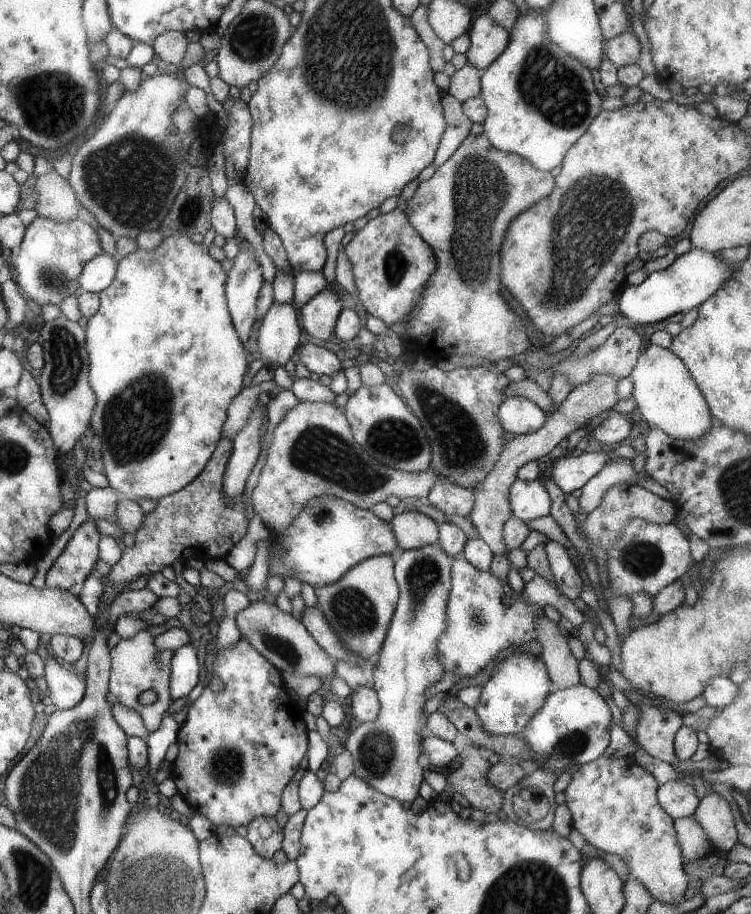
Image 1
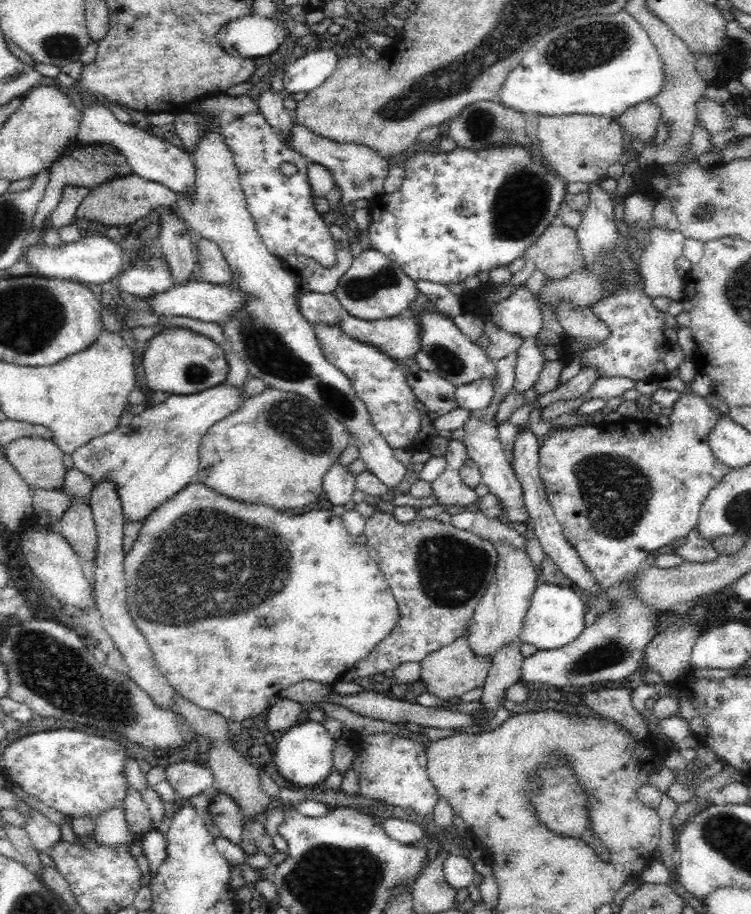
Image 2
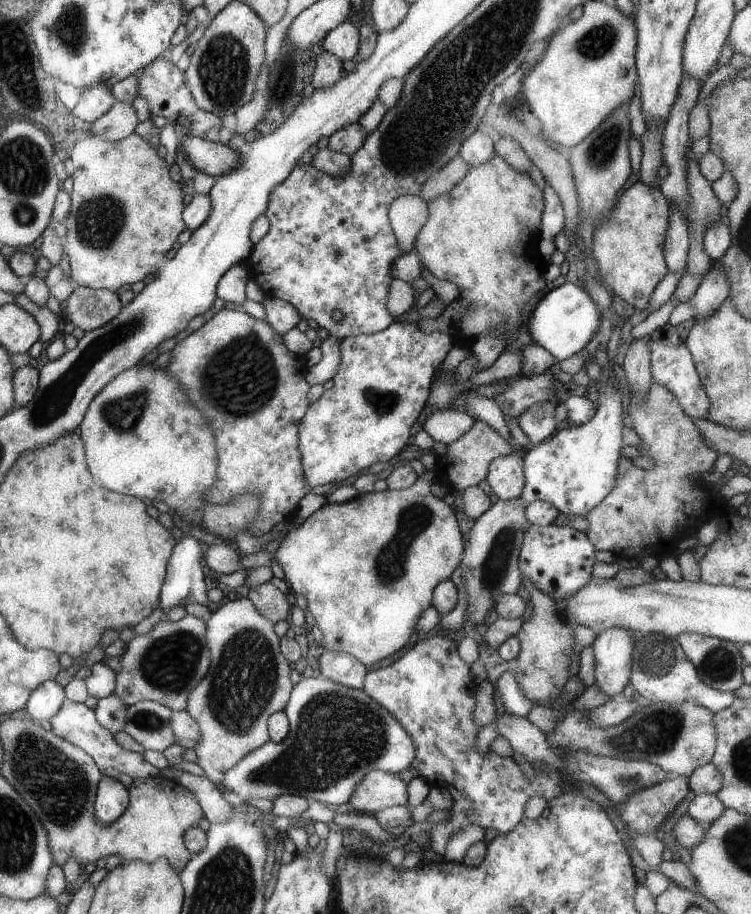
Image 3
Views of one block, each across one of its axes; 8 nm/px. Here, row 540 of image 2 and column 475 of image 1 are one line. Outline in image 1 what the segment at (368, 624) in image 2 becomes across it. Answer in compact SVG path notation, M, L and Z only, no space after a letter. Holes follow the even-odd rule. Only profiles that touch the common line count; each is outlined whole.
M481 133L478 136L468 135L457 146L457 150L417 186L403 212L418 236L432 250L437 266L427 280L429 284L421 292L421 300L409 312L409 316L403 318L407 328L403 329L401 323L397 323L394 328L404 341L414 345L411 351L413 355L422 353L434 362L451 356L469 355L491 363L520 355L533 346L527 338L521 318L515 316L515 312L499 294L499 248L507 224L537 200L549 196L555 184L557 178L553 178L549 171L537 170L527 160L493 148L484 133Z

